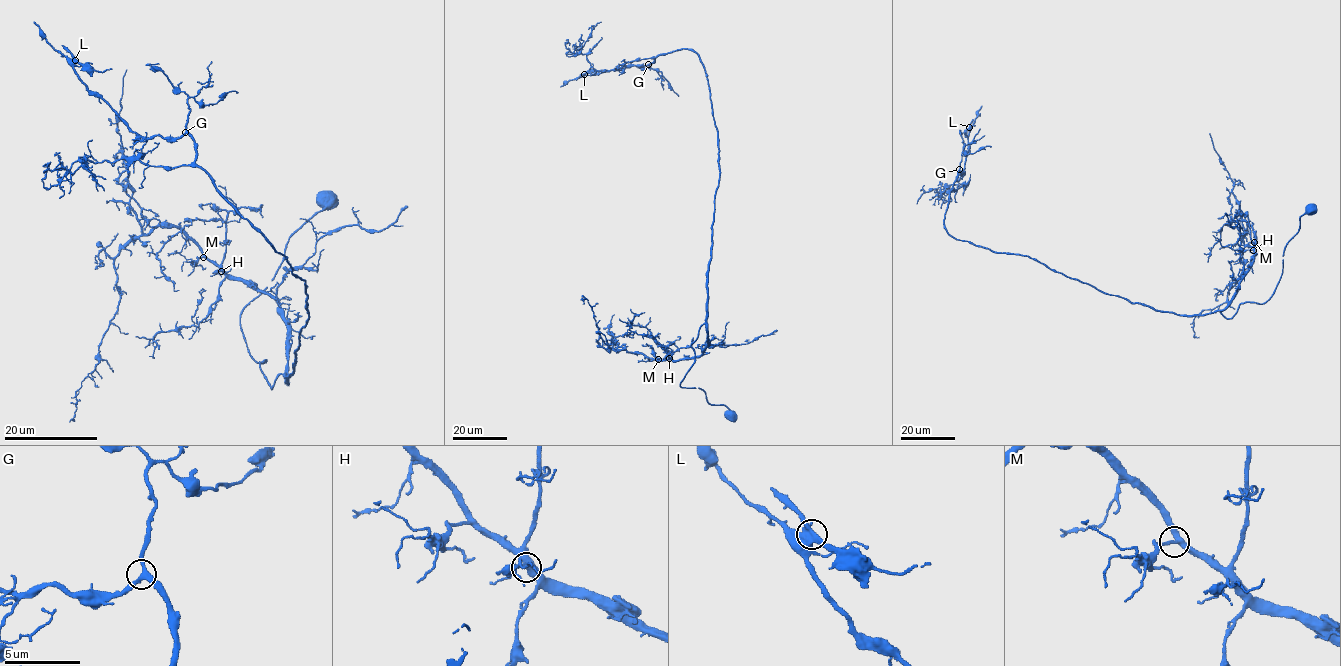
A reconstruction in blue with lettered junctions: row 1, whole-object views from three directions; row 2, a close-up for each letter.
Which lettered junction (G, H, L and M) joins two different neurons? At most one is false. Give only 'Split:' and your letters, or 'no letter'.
Split: L

